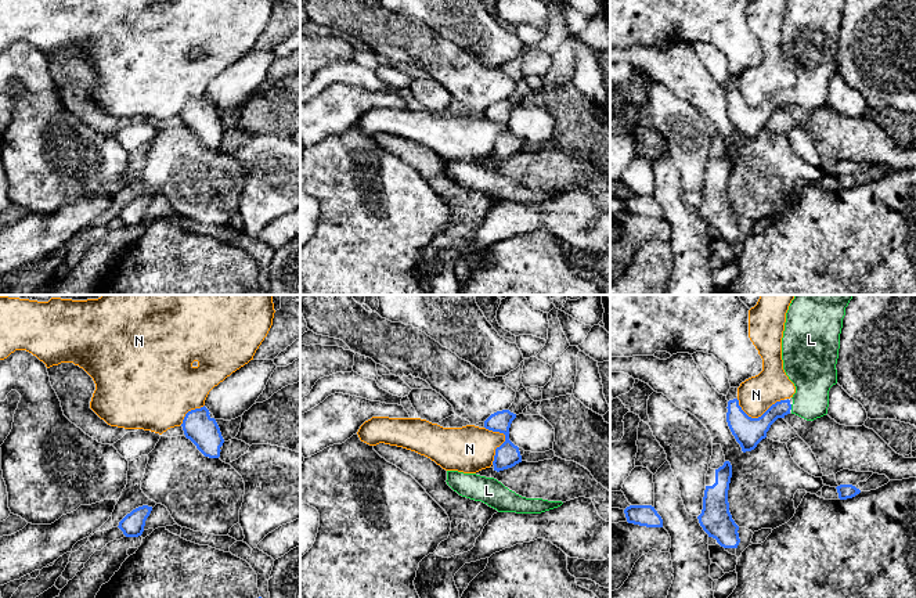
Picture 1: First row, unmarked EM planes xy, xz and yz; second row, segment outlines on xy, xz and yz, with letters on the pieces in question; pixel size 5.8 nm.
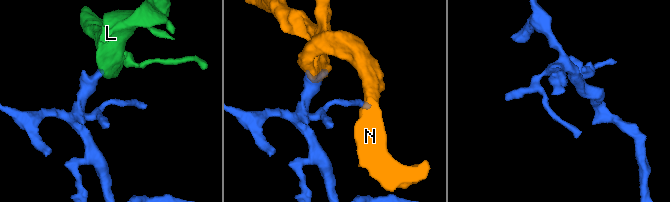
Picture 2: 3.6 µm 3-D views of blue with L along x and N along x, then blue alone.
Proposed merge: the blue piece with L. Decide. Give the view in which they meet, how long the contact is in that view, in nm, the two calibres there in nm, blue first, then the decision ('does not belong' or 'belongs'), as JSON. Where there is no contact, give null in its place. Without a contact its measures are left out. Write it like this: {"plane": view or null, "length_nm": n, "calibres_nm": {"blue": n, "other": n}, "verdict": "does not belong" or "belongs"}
{"plane": "yz", "length_nm": 30, "calibres_nm": {"blue": 140, "other": 260}, "verdict": "belongs"}

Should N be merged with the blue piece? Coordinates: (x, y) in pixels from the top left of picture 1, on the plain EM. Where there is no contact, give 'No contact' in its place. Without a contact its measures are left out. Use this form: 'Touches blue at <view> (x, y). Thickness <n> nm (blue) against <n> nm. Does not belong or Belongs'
Touches blue at yz (758, 107). Thickness 170 nm (blue) against 220 nm. Does not belong

